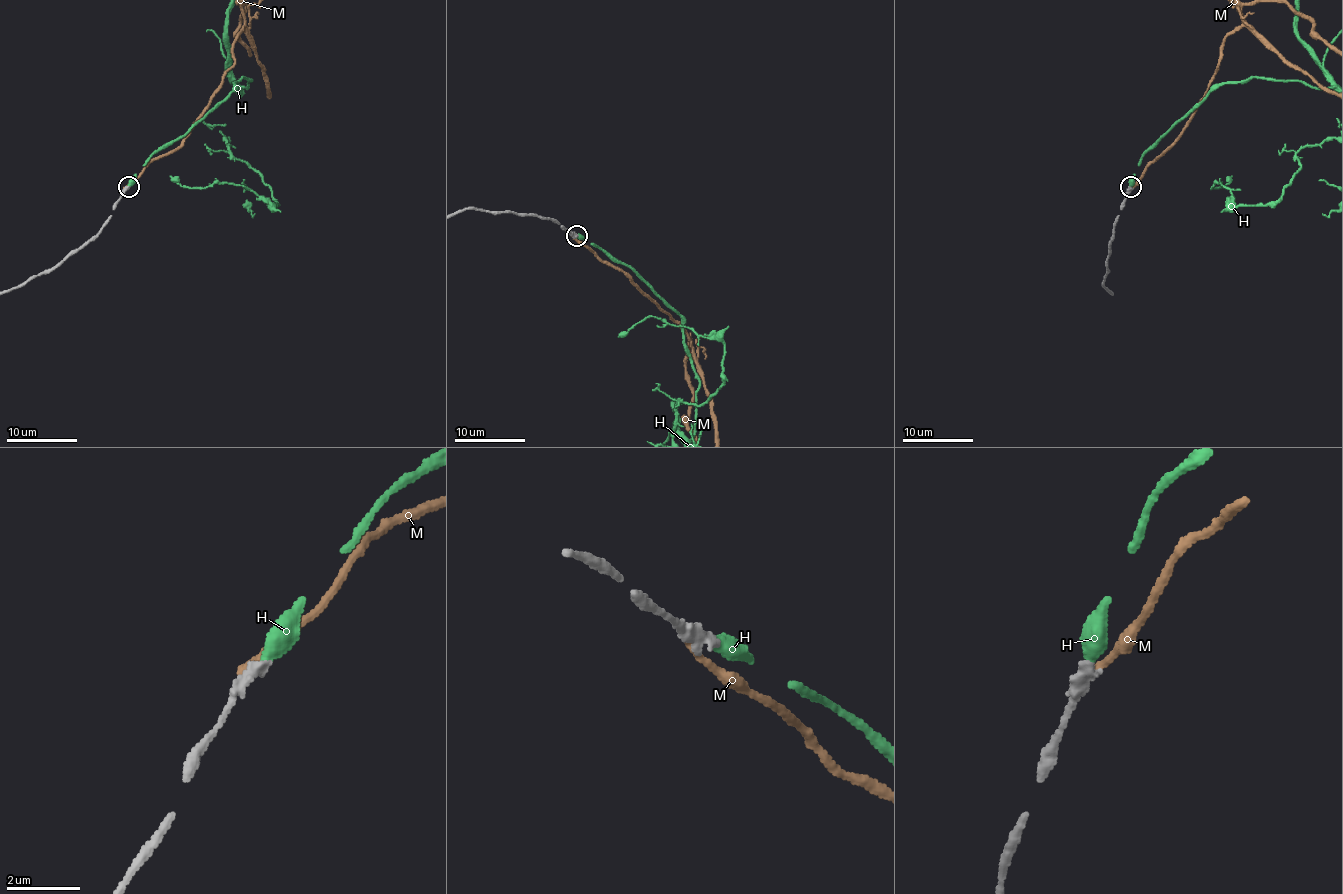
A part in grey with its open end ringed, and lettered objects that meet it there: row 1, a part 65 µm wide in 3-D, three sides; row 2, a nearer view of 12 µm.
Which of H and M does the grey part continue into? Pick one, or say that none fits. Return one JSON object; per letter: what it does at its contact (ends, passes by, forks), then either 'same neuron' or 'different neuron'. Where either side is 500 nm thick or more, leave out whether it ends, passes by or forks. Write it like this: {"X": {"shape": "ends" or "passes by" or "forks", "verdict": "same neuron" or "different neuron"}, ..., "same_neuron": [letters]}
{"H": {"shape": "ends", "verdict": "same neuron"}, "M": {"shape": "ends", "verdict": "different neuron"}, "same_neuron": ["H"]}

